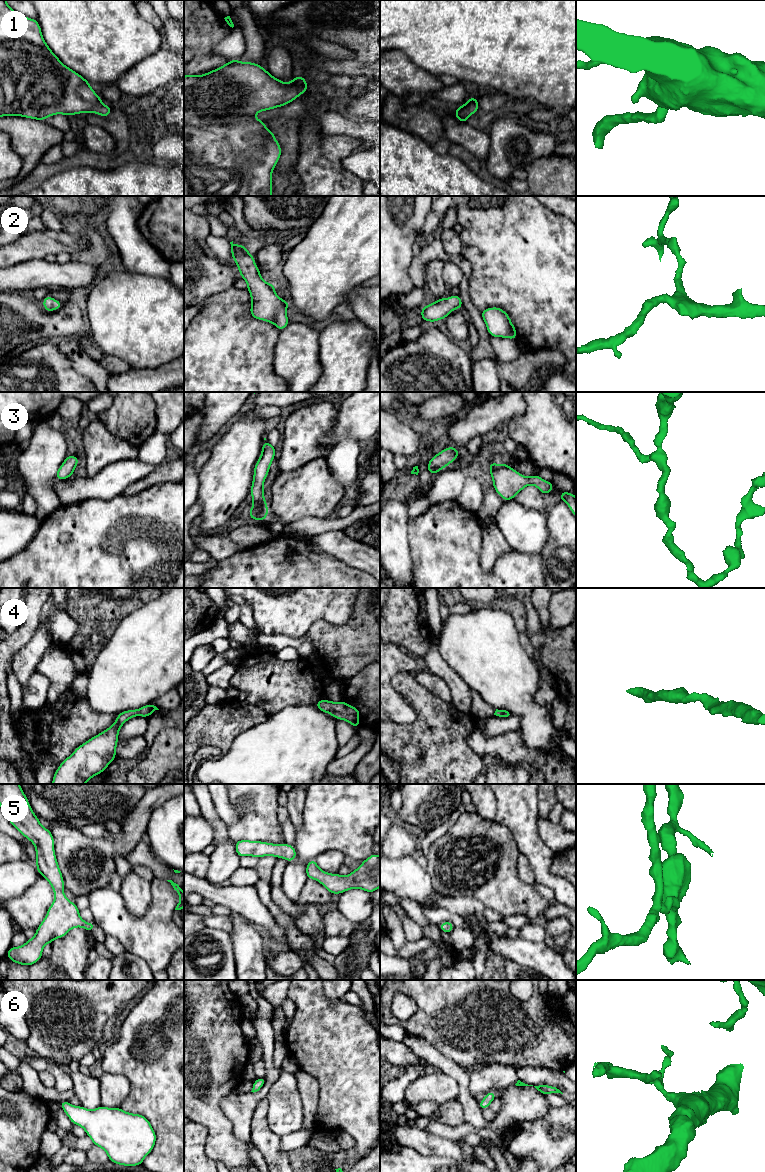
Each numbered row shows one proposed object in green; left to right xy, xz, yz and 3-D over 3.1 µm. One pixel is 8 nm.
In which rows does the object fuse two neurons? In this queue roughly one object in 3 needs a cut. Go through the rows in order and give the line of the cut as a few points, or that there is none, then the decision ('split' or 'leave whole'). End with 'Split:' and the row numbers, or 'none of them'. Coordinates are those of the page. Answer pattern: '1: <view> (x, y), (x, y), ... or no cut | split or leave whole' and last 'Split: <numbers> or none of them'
1: no cut | leave whole
2: no cut | leave whole
3: no cut | leave whole
4: no cut | leave whole
5: no cut | leave whole
6: no cut | leave whole
Split: none of them

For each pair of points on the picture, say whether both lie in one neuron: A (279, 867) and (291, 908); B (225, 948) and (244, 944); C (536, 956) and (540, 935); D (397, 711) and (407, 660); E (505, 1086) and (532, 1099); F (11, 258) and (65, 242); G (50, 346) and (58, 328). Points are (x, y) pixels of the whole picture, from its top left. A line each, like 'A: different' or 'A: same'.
A: same
B: different
C: different
D: same
E: same
F: same
G: different

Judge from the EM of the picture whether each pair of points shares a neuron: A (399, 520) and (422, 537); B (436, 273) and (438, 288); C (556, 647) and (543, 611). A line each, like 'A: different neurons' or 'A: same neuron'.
A: different neurons
B: same neuron
C: different neurons

